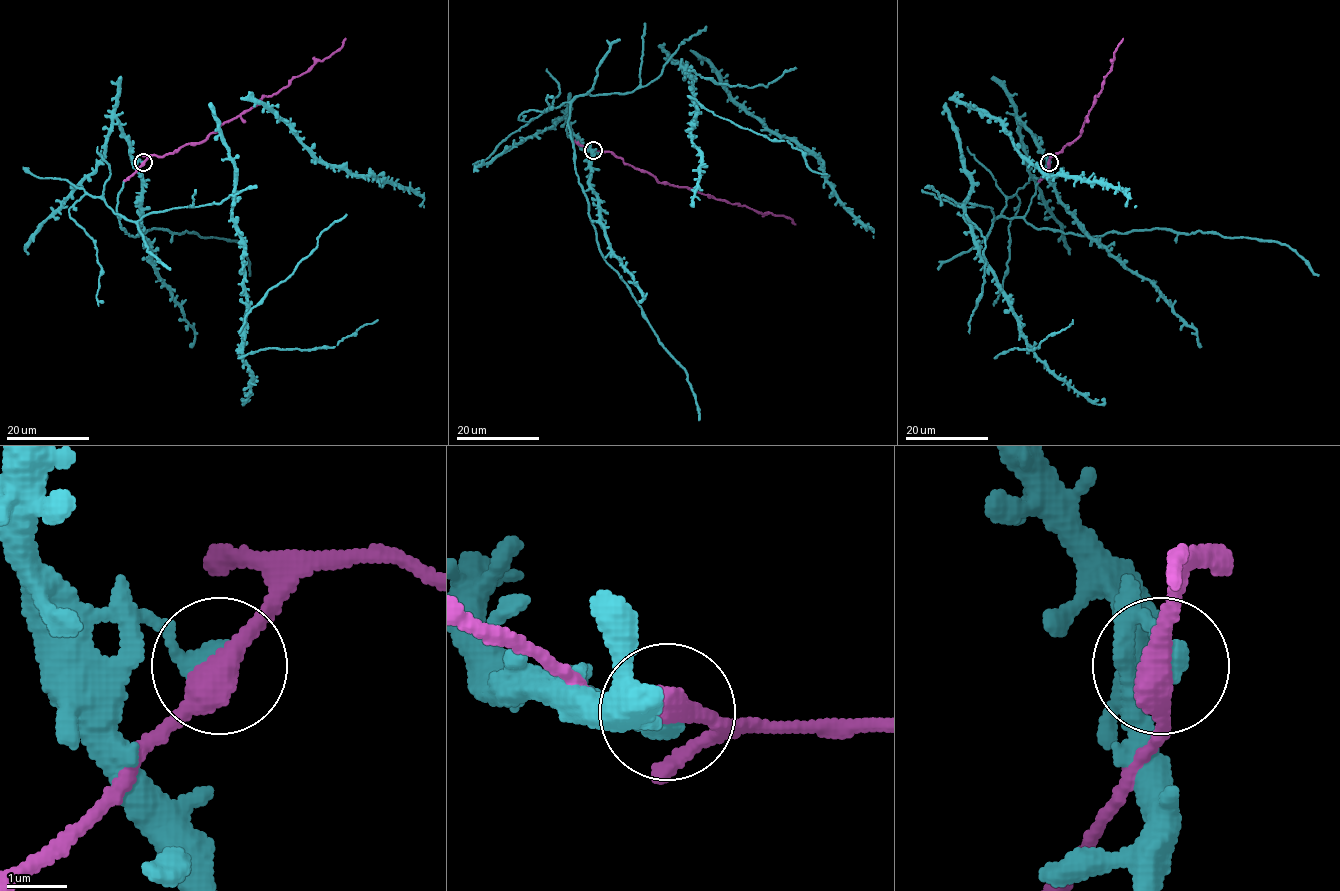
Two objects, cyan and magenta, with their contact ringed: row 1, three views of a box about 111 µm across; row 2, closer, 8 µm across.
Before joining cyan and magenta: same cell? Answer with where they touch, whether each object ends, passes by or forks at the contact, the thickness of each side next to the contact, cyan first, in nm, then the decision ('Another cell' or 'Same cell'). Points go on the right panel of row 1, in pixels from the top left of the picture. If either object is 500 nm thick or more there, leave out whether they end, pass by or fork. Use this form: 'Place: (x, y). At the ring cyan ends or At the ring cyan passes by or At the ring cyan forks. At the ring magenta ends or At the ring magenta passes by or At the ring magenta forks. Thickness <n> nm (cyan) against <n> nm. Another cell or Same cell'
Place: (1049, 162). At the ring cyan ends. At the ring magenta passes by. Thickness 440 nm (cyan) against 440 nm. Same cell

